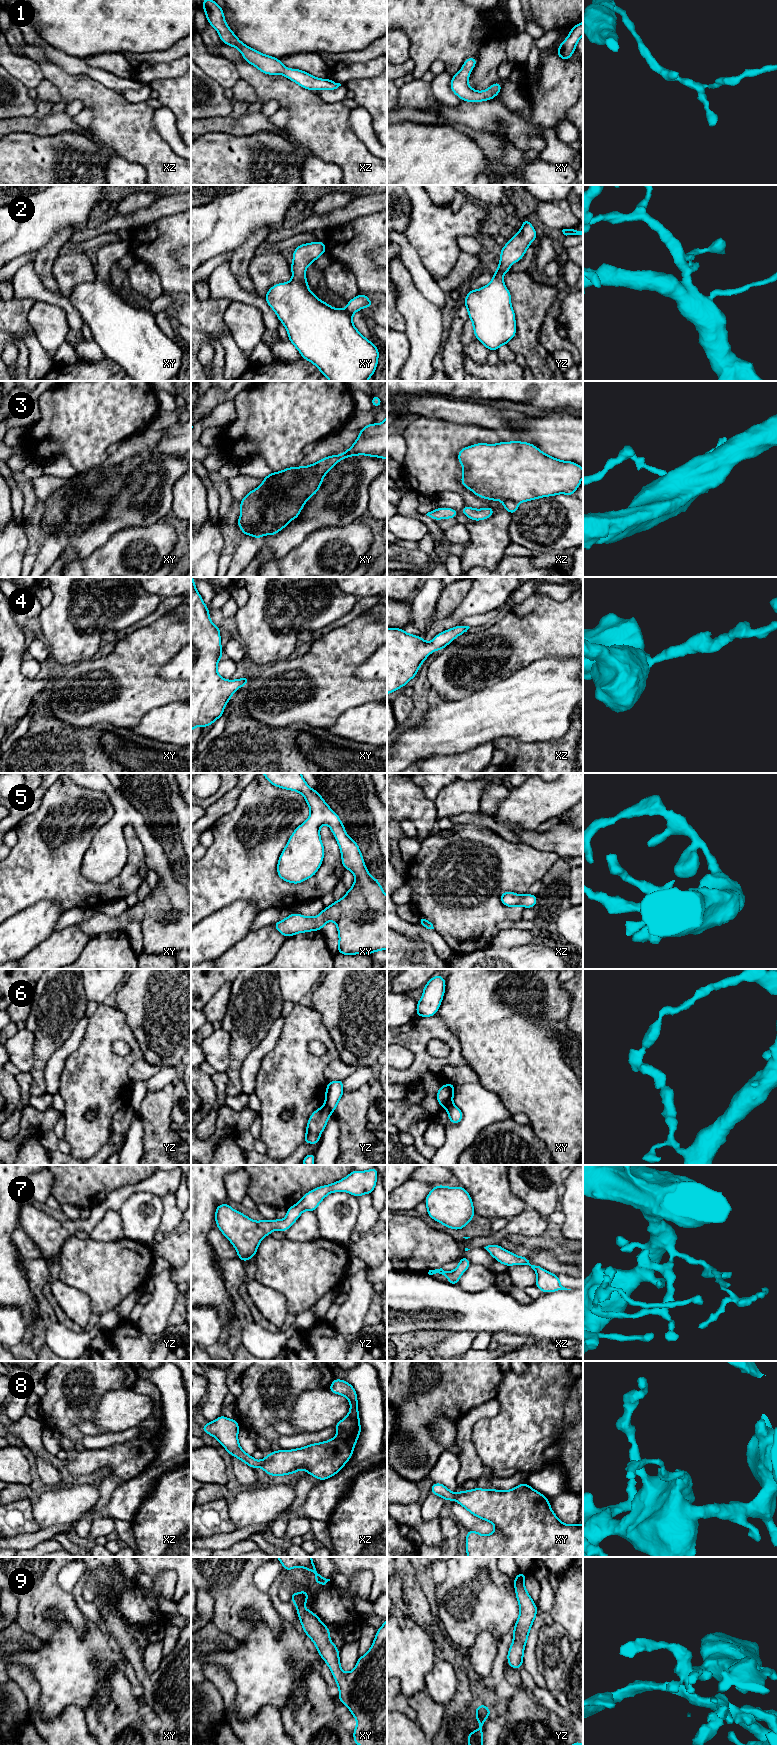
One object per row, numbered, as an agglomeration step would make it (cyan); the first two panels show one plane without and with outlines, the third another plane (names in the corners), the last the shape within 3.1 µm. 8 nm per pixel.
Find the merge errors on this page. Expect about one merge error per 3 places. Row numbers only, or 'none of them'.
3, 6

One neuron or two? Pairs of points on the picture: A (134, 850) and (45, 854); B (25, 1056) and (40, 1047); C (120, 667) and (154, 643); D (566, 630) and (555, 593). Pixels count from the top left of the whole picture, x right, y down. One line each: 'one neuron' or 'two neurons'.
A: one neuron
B: two neurons
C: one neuron
D: two neurons

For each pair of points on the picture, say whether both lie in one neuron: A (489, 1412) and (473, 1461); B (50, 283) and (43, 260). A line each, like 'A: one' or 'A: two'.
A: one
B: one

